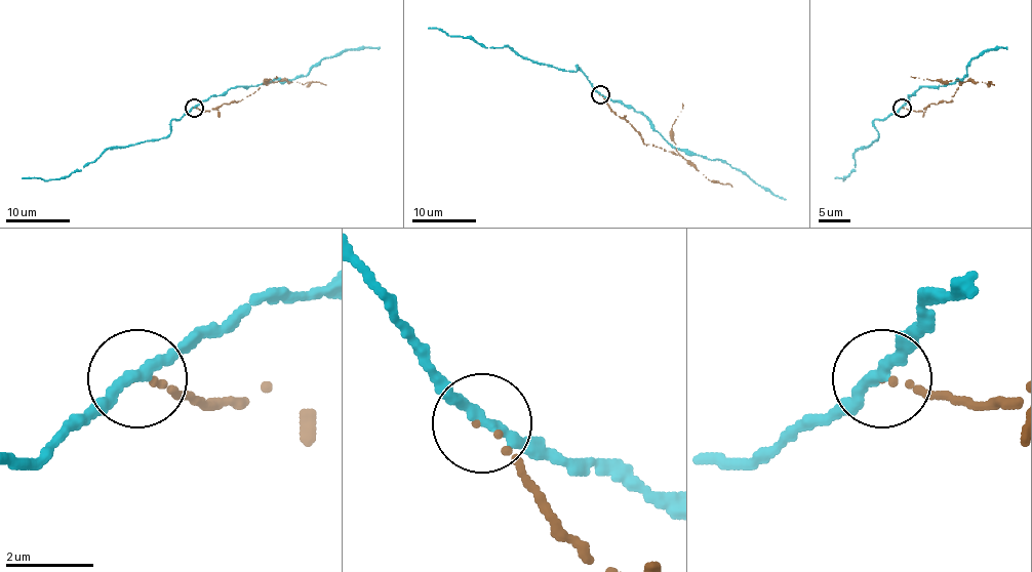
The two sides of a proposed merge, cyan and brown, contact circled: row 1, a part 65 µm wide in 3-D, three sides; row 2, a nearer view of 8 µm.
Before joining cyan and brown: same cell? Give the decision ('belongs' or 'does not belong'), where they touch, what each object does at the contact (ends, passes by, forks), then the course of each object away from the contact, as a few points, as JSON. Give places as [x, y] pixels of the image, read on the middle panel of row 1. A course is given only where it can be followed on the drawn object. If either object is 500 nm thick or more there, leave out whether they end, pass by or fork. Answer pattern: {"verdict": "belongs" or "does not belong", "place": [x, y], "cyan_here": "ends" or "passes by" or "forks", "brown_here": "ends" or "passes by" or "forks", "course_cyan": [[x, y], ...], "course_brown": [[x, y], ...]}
{"verdict": "does not belong", "place": [600, 94], "cyan_here": "passes by", "brown_here": "ends", "course_cyan": [[600, 94], [642, 114], [674, 147], [711, 160], [723, 160], [786, 200]], "course_brown": [[599, 94], [645, 144], [653, 144], [685, 158], [712, 182], [731, 187]]}

